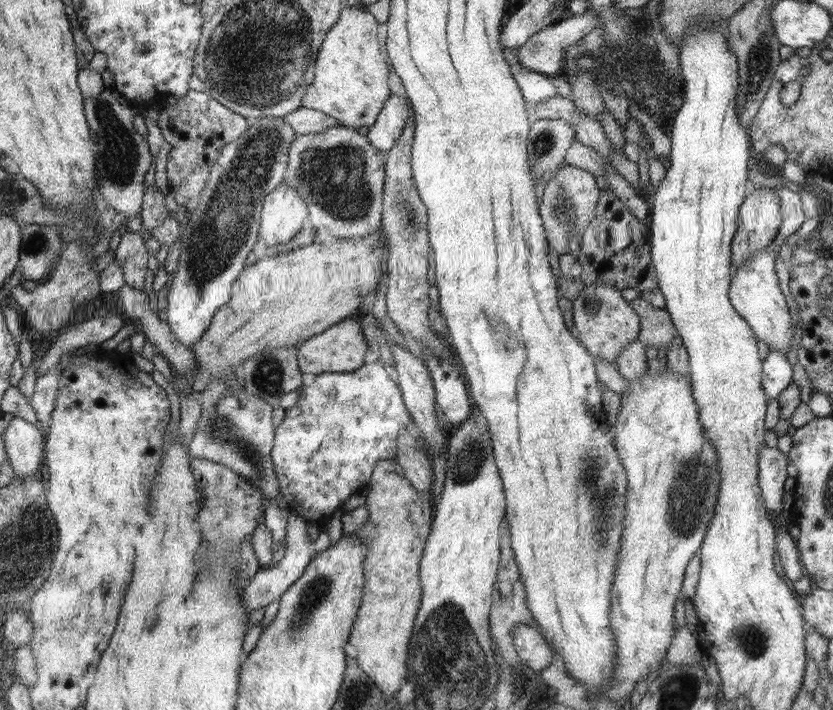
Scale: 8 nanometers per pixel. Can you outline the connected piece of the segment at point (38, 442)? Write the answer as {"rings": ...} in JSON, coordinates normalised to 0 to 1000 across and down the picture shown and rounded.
{"rings":[[[18,586],[2,614],[18,672],[30,673],[52,662],[52,614],[44,596]]]}

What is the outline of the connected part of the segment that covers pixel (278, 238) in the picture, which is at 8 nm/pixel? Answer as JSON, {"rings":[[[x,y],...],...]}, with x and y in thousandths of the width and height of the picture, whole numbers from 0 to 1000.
{"rings":[[[336,258],[318,279],[311,337],[319,341],[319,346],[327,346],[323,348],[324,352],[341,349],[341,344],[348,341],[351,334],[358,330],[367,306],[371,306],[371,301],[365,277],[357,270],[355,265]]]}

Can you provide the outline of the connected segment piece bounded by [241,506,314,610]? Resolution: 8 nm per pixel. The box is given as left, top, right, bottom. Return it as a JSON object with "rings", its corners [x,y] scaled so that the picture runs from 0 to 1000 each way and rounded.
{"rings":[[[341,713],[342,718],[346,718],[346,739],[343,741],[342,759],[339,766],[343,768],[342,782],[327,800],[313,800],[303,813],[300,823],[294,825],[294,831],[289,834],[289,848],[295,856],[300,859],[307,859],[307,856],[318,856],[325,848],[335,845],[335,842],[358,817],[370,799],[370,794],[375,792],[375,777],[372,777],[372,762],[369,756],[369,737],[364,728],[360,728],[355,720],[351,720],[348,714]]]}

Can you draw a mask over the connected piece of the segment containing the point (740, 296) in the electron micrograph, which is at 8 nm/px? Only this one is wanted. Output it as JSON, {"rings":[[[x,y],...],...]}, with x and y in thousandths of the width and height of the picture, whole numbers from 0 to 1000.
{"rings":[[[928,338],[927,344],[909,355],[903,363],[892,366],[892,372],[880,377],[878,385],[878,399],[874,408],[876,425],[880,428],[881,437],[891,445],[893,451],[902,459],[908,476],[917,479],[923,487],[923,493],[941,493],[946,490],[952,479],[952,465],[954,465],[953,452],[948,434],[944,427],[944,420],[934,401],[933,383],[929,380],[929,368],[934,361],[934,346]]]}

